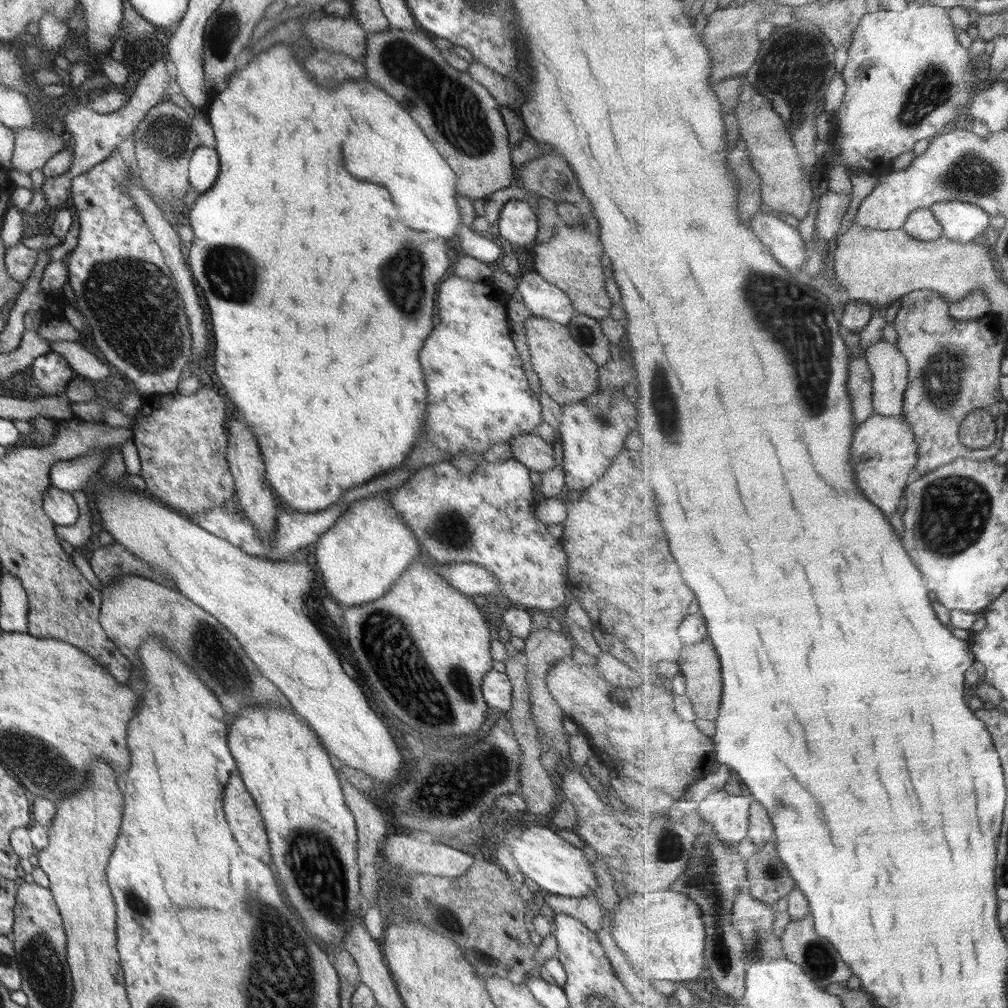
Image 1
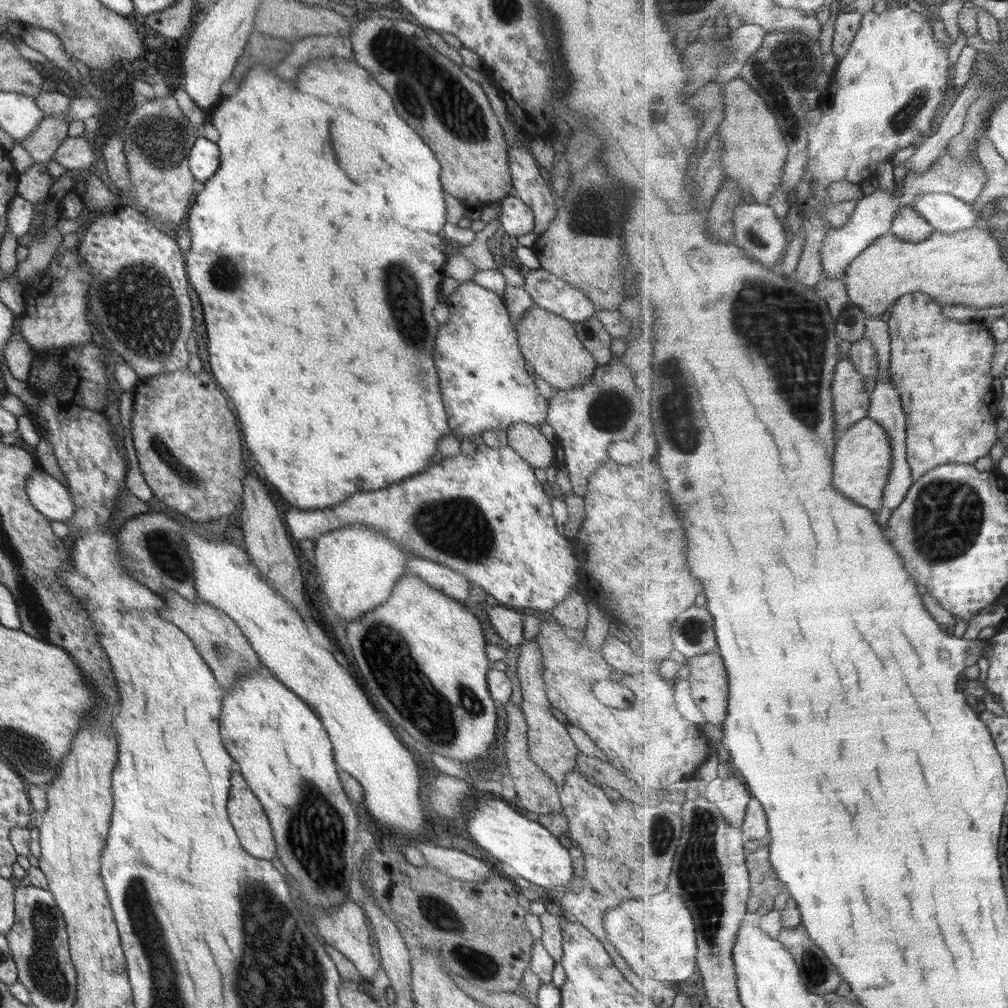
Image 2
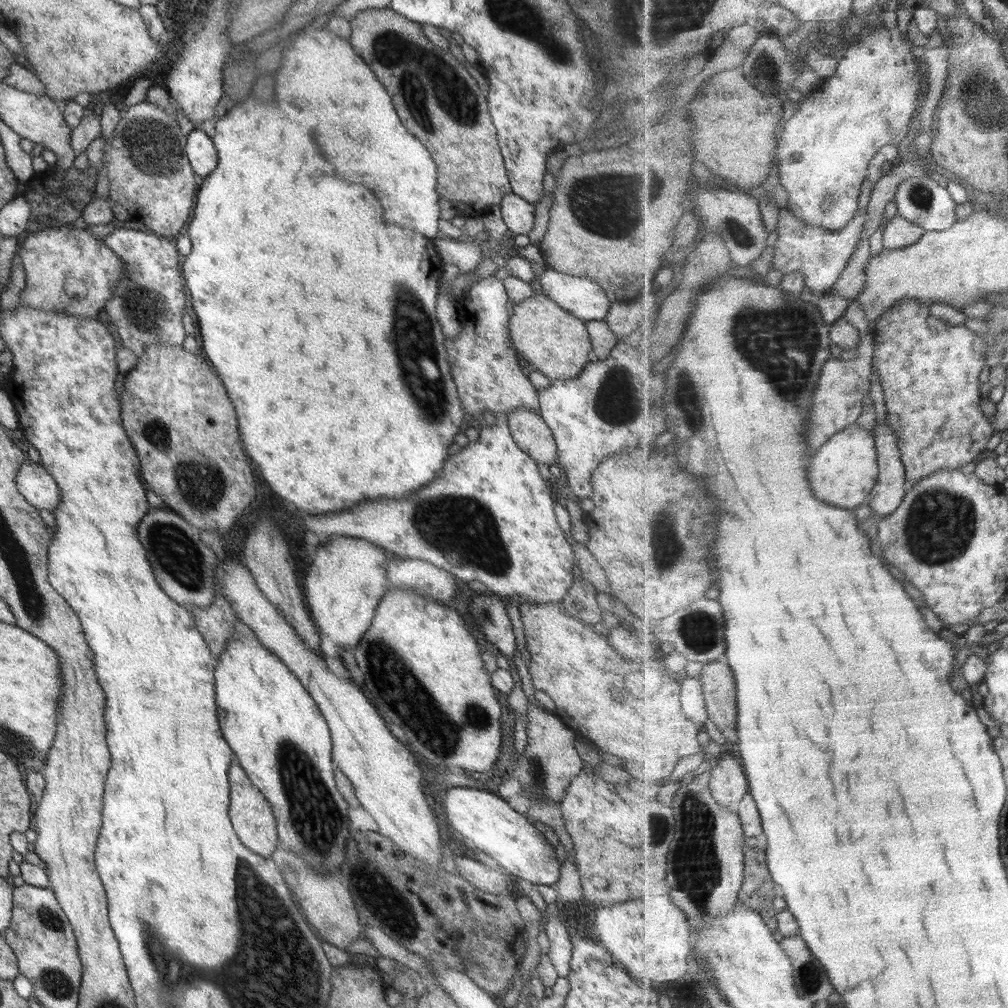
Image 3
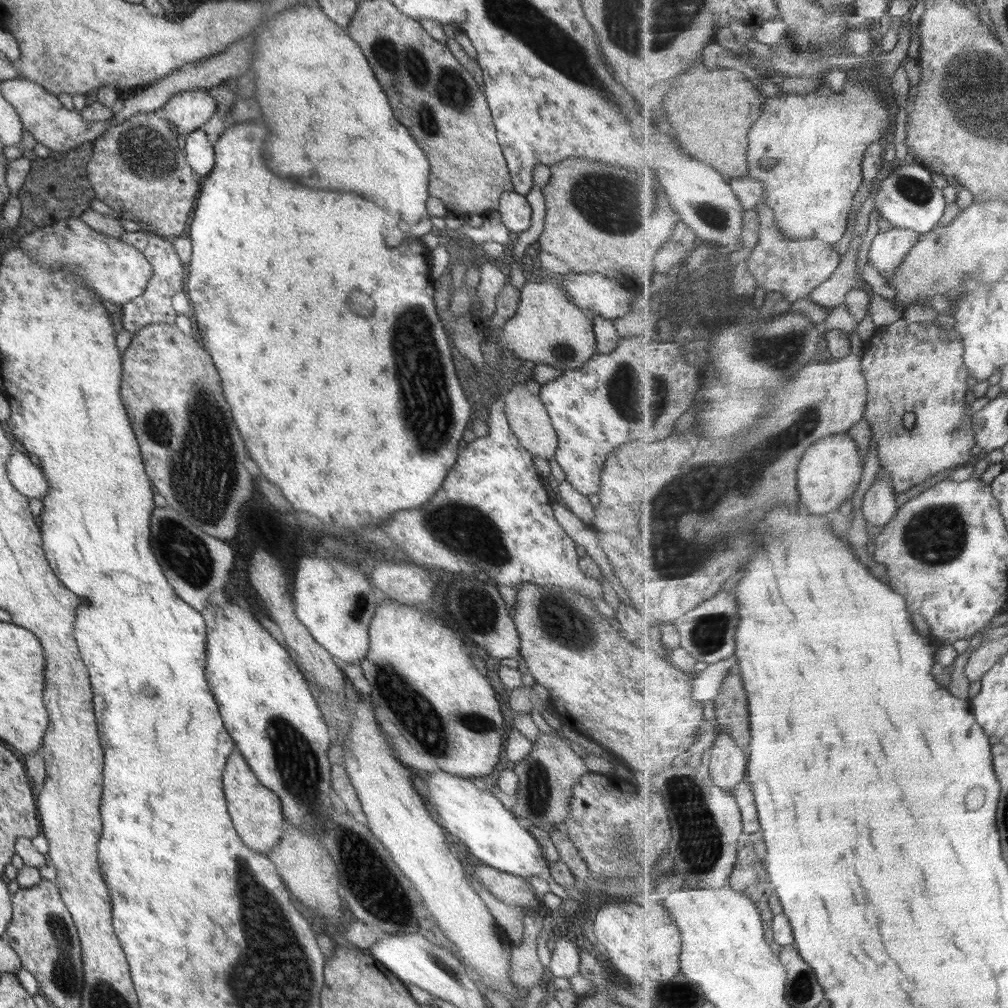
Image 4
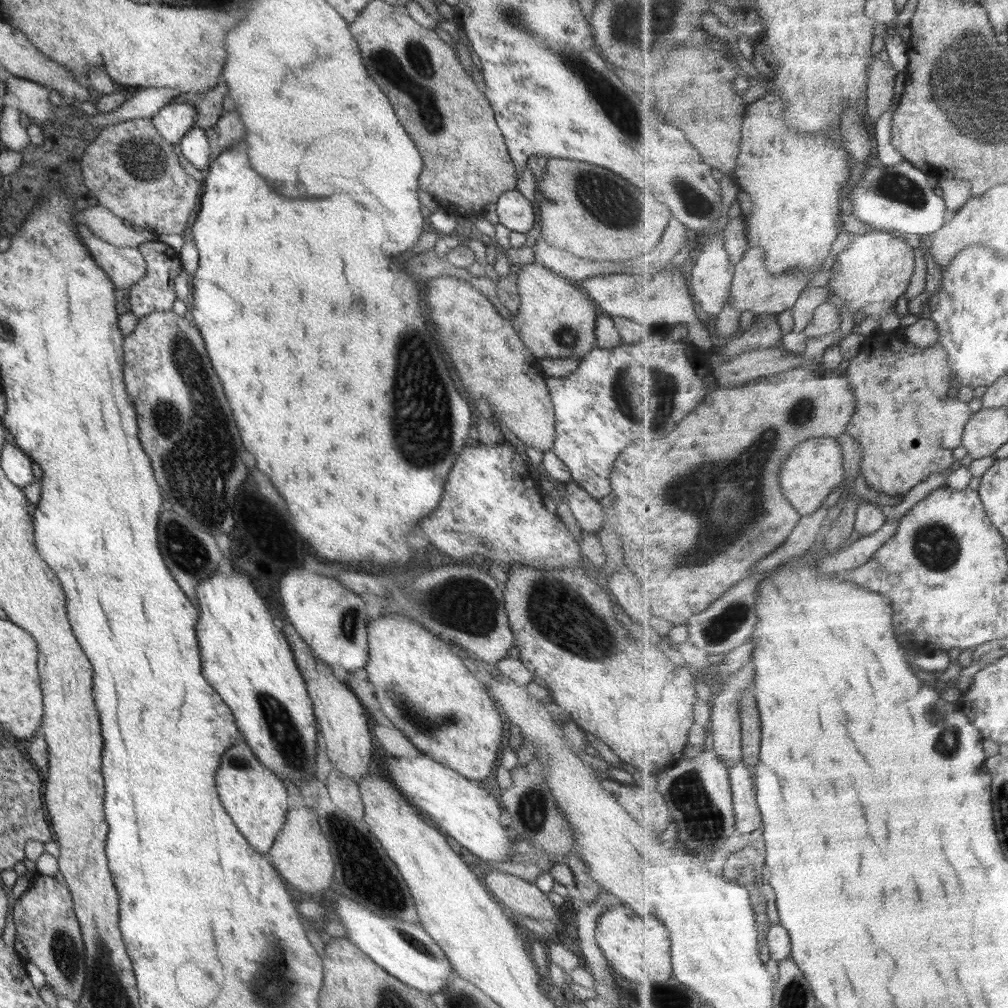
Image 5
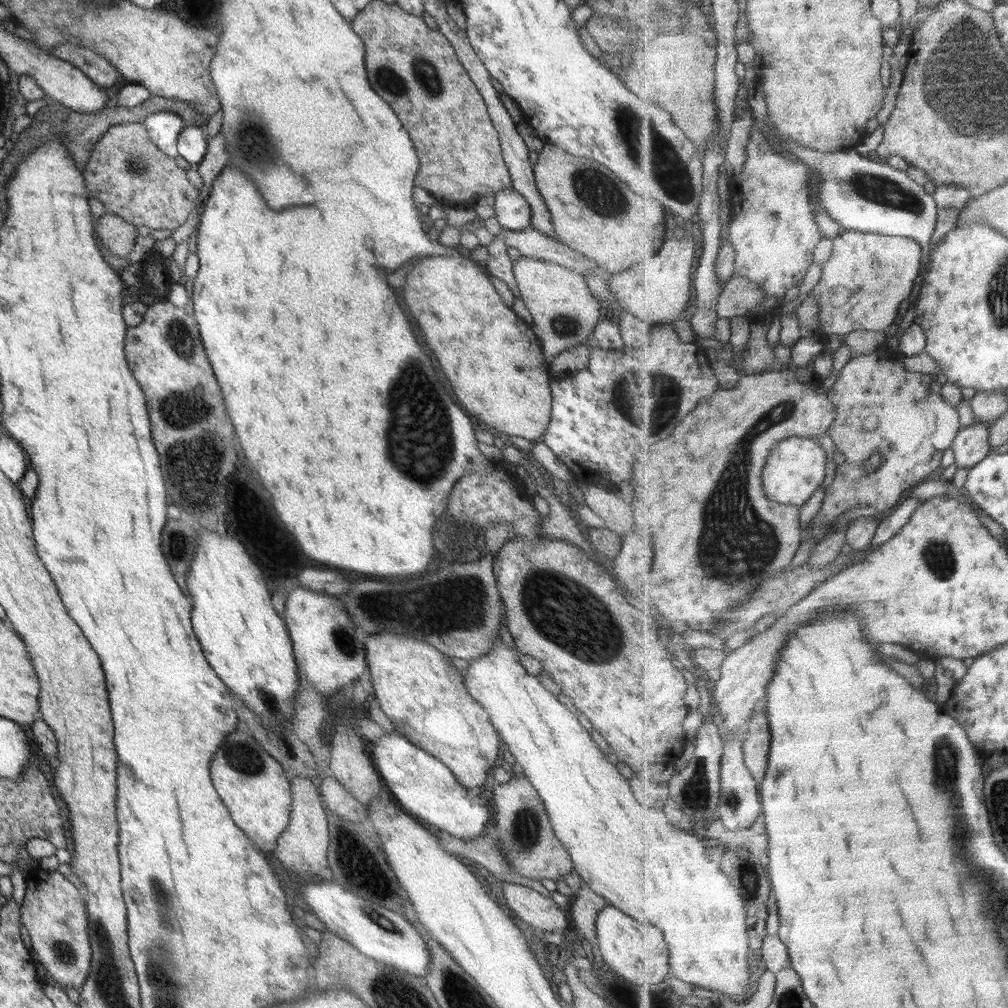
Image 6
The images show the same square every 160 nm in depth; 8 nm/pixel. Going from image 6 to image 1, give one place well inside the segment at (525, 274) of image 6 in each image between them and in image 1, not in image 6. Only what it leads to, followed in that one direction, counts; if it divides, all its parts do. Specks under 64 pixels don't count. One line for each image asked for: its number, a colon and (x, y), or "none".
1: (566, 374)
2: (547, 342)
3: (554, 342)
4: (547, 328)
5: (555, 320)

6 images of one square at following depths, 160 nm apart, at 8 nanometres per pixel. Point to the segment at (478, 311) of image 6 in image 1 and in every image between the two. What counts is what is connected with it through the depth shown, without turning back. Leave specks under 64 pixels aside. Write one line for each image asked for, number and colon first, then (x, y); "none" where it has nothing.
1: (529, 450)
2: (526, 440)
3: (531, 435)
4: (529, 422)
5: (490, 360)

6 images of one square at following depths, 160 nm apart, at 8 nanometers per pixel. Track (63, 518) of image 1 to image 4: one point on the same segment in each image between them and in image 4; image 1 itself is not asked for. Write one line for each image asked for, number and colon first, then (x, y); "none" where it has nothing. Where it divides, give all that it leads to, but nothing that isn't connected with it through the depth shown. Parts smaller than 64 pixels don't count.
2: (50, 498)
3: (34, 484)
4: (28, 480)

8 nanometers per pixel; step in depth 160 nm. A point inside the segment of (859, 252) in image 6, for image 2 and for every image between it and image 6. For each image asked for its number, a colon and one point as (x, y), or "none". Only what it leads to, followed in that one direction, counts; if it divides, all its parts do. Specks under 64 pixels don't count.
2: (909, 225)
3: (899, 232)
4: (888, 249)
5: (874, 271)

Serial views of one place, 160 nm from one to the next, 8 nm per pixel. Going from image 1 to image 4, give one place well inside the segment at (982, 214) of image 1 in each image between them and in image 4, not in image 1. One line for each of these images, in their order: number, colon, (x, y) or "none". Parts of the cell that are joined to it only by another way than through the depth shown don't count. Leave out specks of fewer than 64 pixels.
2: (948, 214)
3: (921, 200)
4: (907, 198)

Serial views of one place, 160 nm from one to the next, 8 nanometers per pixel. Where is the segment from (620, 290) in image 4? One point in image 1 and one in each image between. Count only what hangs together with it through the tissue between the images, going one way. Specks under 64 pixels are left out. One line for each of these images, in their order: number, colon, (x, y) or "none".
1: (540, 298)
2: (547, 292)
3: (585, 300)

